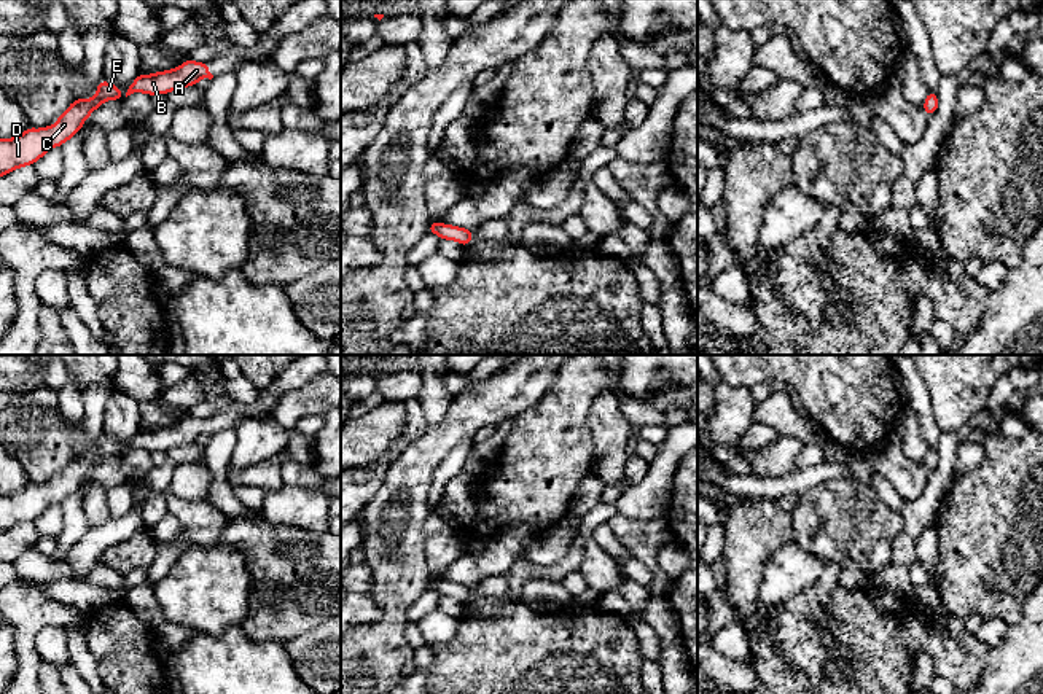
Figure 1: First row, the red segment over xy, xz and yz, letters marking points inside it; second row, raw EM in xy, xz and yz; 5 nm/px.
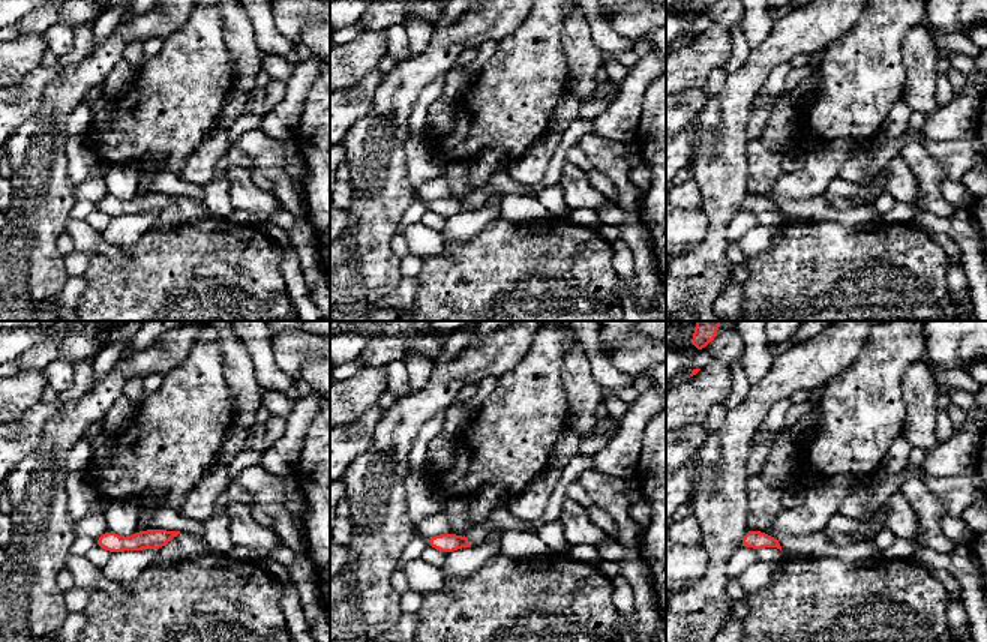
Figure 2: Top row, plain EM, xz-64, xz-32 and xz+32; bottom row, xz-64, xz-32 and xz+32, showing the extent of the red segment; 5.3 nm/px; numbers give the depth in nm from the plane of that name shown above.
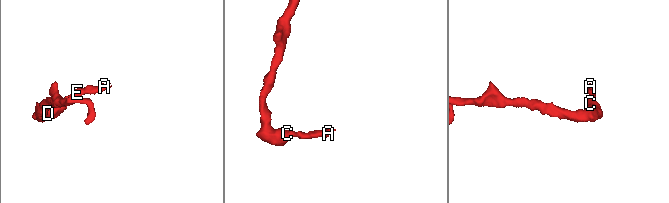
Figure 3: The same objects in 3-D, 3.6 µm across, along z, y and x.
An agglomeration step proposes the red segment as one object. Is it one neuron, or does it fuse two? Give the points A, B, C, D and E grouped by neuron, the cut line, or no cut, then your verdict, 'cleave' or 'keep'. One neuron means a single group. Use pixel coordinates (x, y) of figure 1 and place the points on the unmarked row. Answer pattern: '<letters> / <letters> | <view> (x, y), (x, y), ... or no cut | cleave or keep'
A B C D E | no cut | keep

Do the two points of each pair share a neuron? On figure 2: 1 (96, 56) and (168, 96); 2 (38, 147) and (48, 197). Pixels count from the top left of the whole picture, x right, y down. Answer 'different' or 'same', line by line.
1: different
2: same

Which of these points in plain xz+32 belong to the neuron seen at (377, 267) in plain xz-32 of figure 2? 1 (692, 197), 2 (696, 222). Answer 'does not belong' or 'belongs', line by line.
1: does not belong
2: does not belong

